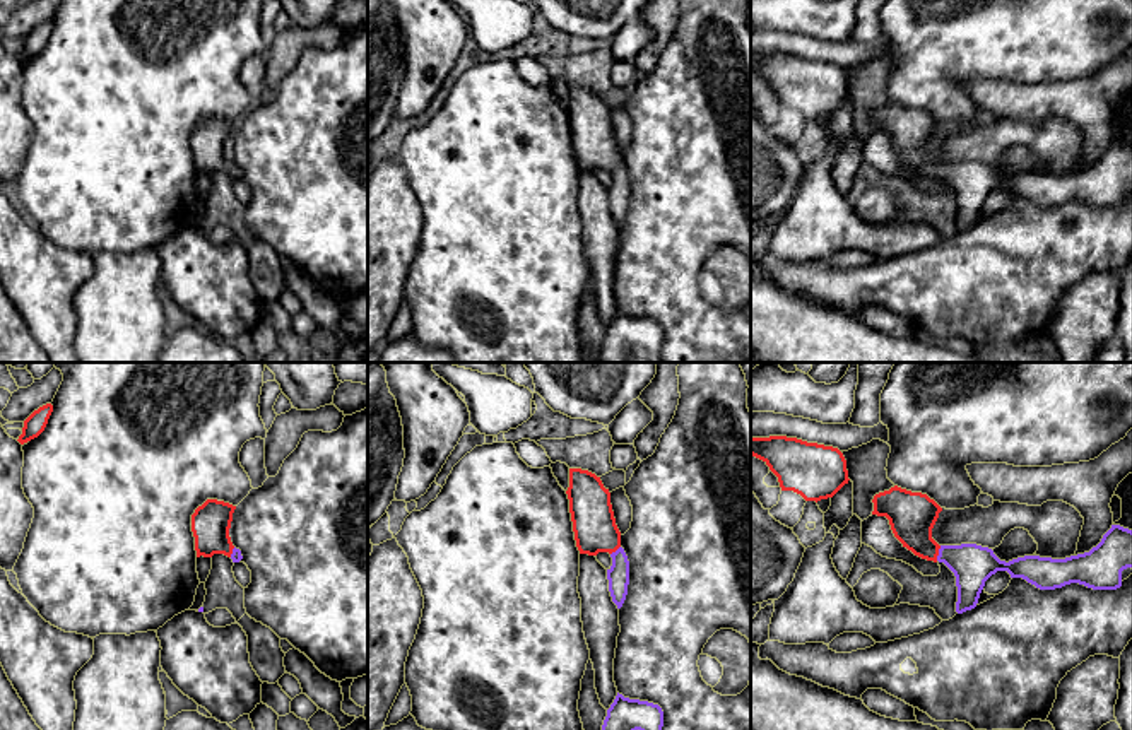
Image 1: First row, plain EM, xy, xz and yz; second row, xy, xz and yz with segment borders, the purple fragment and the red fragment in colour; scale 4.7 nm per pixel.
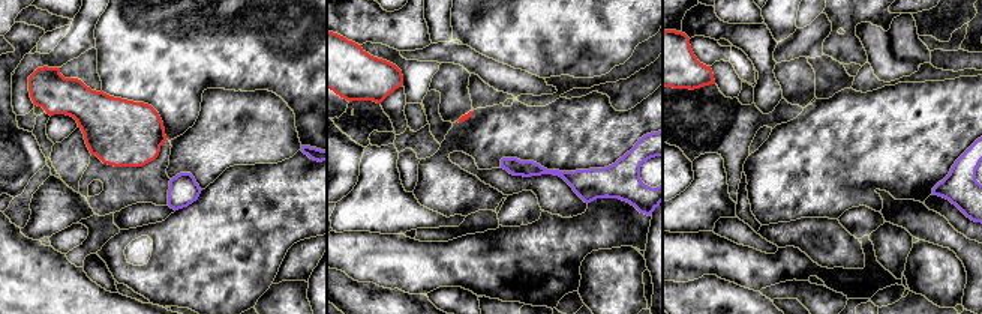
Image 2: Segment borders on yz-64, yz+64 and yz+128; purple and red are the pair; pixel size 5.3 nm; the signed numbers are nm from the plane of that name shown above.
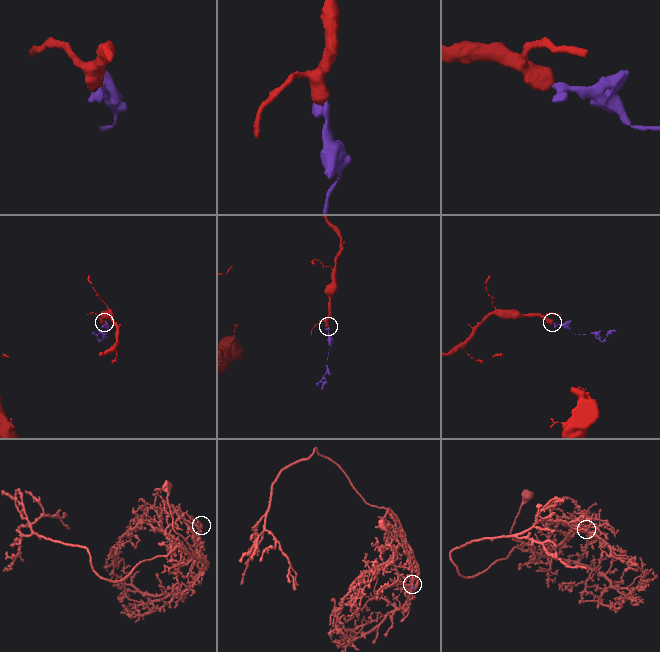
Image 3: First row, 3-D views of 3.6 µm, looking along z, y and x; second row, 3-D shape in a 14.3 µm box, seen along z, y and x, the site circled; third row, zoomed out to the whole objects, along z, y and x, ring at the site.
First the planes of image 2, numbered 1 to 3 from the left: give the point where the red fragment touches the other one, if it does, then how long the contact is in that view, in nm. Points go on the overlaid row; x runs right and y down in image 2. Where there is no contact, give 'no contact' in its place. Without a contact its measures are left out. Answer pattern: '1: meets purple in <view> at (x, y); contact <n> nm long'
1: no contact
2: no contact
3: no contact

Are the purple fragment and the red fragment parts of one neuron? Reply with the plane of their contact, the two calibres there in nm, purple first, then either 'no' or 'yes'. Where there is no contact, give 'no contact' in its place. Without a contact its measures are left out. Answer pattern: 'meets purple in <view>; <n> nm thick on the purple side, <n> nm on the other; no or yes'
meets purple in yz; 190 nm thick on the purple side, 220 nm on the other; yes

